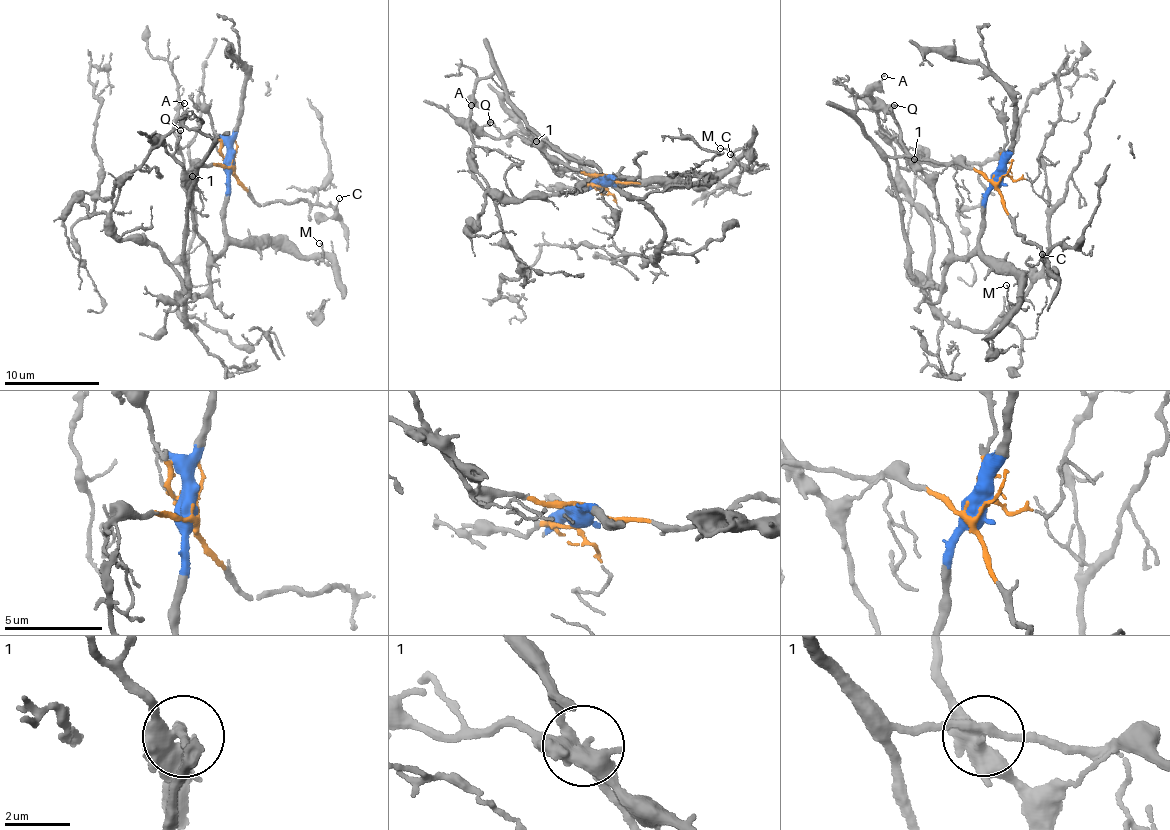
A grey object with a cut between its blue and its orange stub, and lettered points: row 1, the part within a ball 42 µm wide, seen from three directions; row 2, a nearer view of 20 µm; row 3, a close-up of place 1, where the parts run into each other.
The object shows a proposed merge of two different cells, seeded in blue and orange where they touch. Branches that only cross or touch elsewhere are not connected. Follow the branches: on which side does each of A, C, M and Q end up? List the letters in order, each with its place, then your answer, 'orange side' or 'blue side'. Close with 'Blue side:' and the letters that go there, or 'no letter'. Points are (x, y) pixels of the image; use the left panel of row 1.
A: at (184, 103); orange side
C: at (339, 198); orange side
M: at (319, 243); blue side
Q: at (180, 130); blue side
Blue side: M, Q

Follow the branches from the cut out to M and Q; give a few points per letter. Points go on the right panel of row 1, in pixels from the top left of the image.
M: (998, 180), (988, 191), (979, 242), (984, 255), (1018, 273), (1017, 304), (1007, 300), (1006, 286)
Q: (998, 180), (988, 191), (979, 247), (954, 255), (939, 215), (935, 180), (902, 144), (891, 111), (894, 104)

